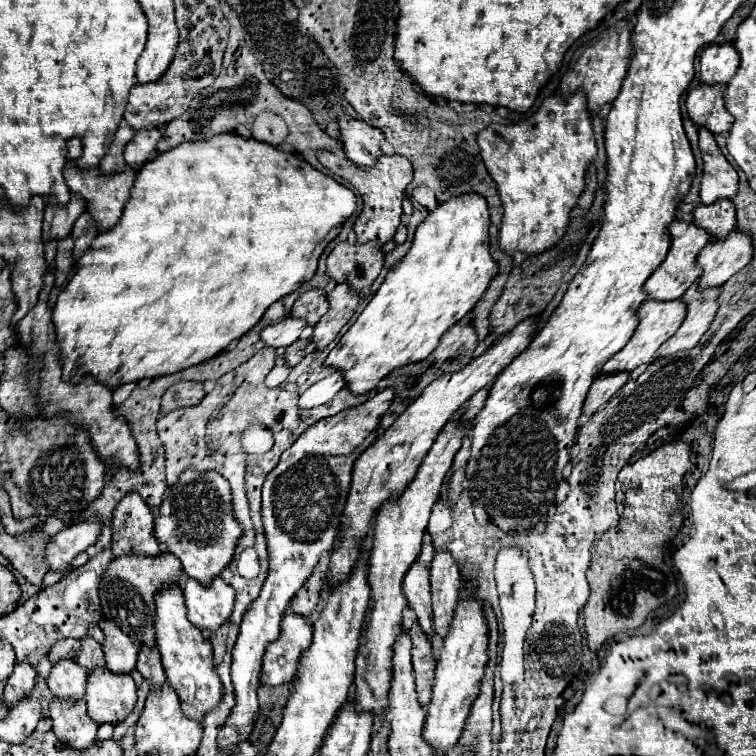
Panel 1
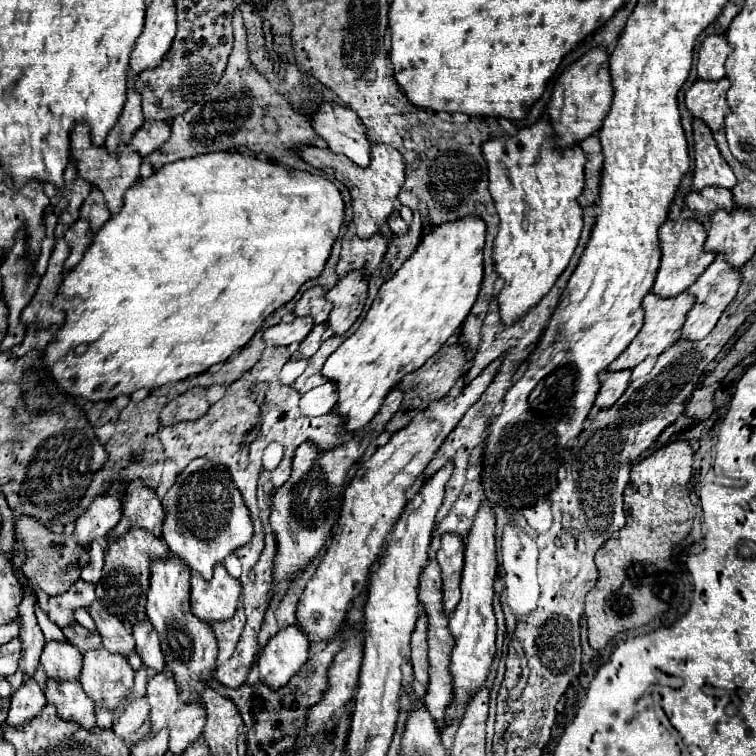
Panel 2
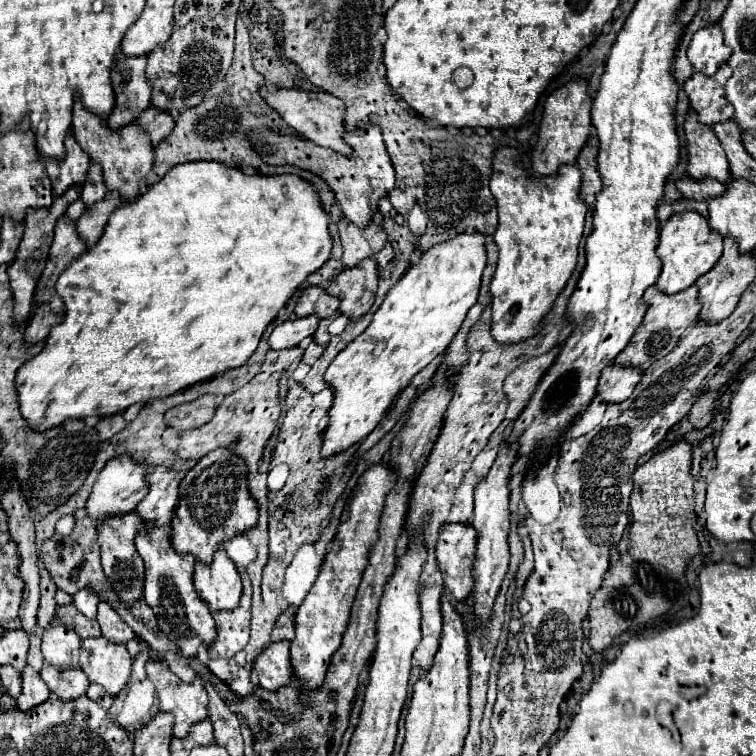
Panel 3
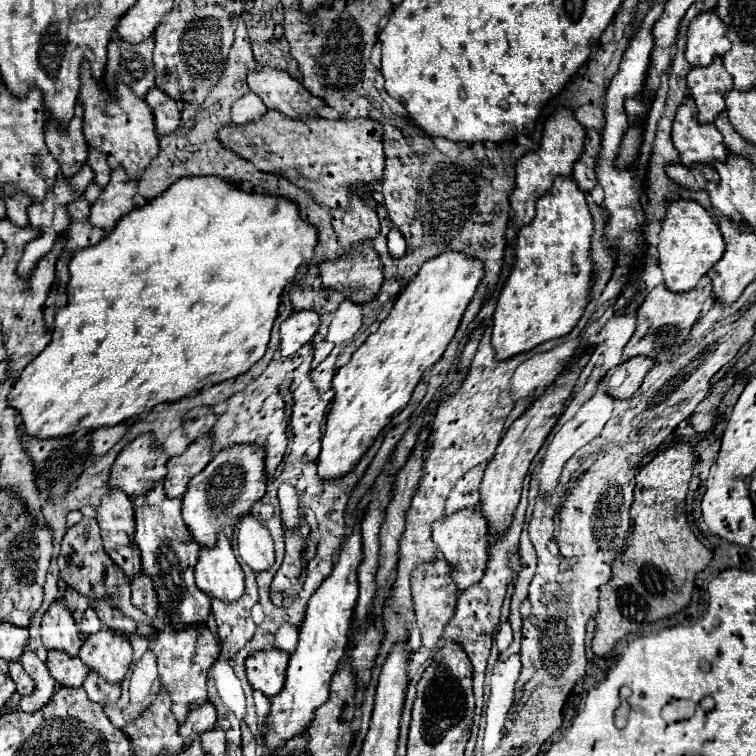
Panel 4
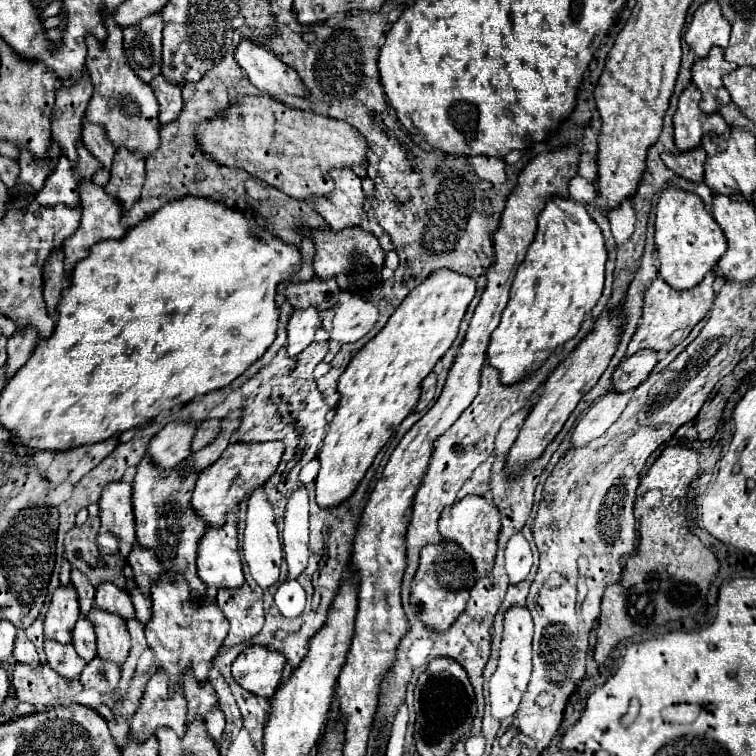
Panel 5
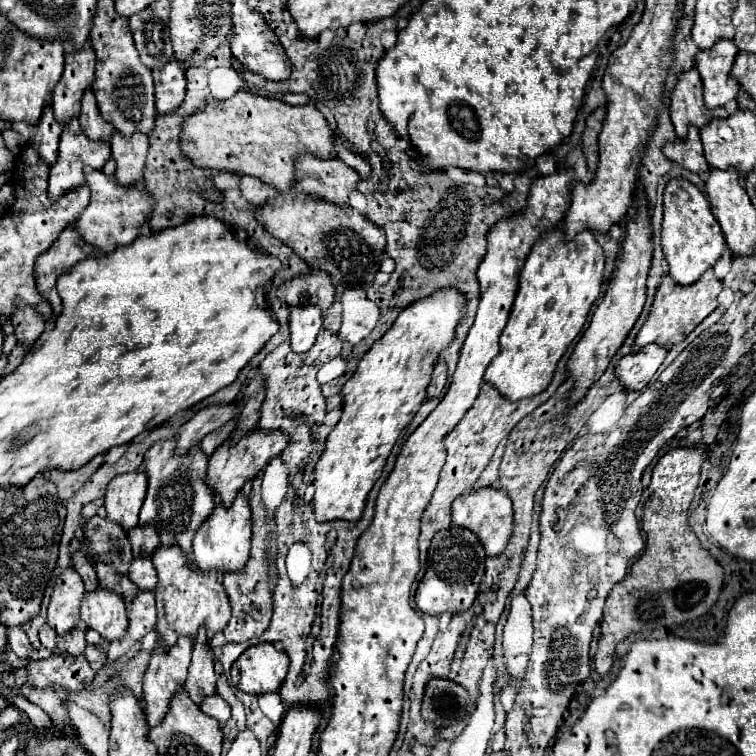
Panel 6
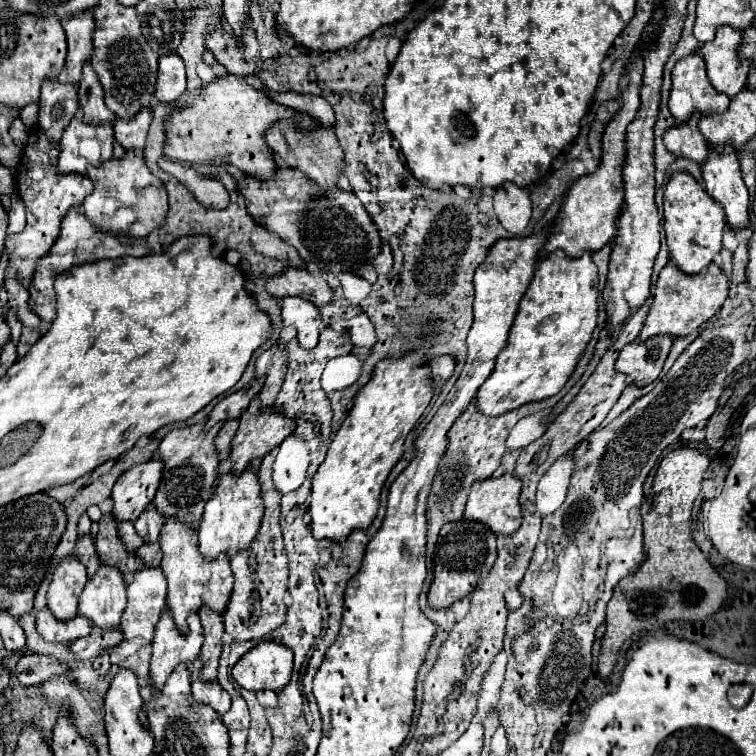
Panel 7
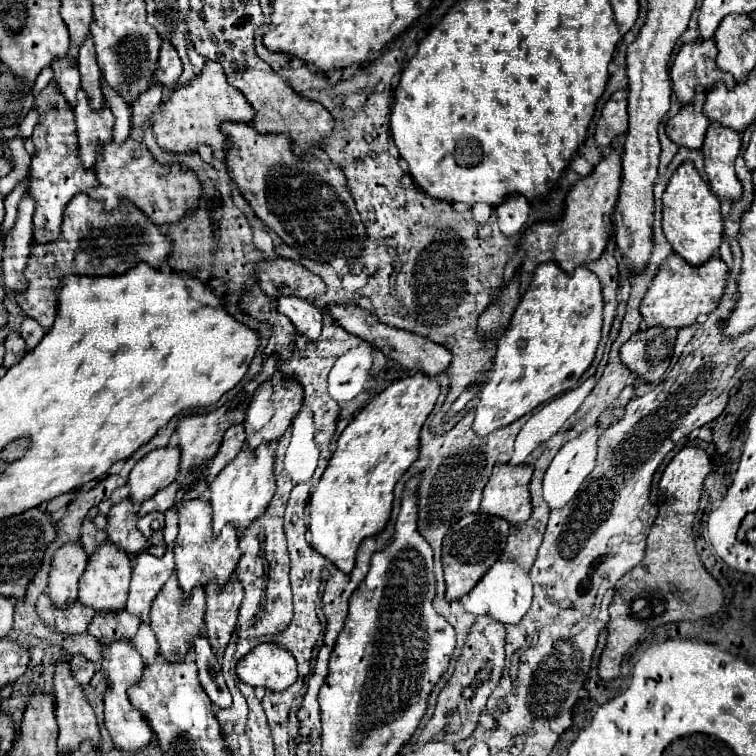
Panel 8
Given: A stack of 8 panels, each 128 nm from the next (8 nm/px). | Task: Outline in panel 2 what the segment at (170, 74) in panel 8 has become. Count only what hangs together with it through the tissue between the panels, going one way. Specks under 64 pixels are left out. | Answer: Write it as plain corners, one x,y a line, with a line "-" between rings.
146,120
132,136
130,148
136,148
142,156
154,152
160,144
170,138
170,124
166,120

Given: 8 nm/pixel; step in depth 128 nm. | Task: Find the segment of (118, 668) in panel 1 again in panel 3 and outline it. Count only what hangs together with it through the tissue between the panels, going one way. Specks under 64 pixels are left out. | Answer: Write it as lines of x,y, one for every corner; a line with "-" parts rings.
104,602
98,604
98,624
100,624
102,636
110,642
126,644
128,640
132,640
136,636
132,632
132,628
128,624
124,624
124,620
120,620
120,616
112,610
112,606
104,604

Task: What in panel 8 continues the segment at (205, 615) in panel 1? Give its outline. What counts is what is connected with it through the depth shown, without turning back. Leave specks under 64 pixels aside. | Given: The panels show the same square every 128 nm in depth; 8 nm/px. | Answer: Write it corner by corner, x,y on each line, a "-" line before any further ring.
262,444
256,450
240,450
238,456
224,466
224,470
210,484
210,502
214,508
212,528
218,534
226,524
244,530
252,520
266,512
274,492
276,492
276,474
274,474
276,450
272,444

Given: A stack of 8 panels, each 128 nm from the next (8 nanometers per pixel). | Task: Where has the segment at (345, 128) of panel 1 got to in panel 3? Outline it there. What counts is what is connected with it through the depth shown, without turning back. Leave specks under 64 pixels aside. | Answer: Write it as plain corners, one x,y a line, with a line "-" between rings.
260,86
260,96
266,100
266,104
270,108
274,108
284,122
294,128
298,134
306,136
308,140
312,140
318,146
324,148
332,148
332,150
340,150
342,154
348,154
348,146
344,144
344,102
340,98
332,98
326,92
304,92
304,90
296,90
296,88
268,88
268,86

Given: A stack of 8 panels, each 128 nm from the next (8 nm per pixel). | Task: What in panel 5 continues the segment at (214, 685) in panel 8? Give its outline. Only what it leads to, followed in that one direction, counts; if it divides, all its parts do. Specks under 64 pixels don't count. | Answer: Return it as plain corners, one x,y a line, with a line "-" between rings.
214,708
214,710
210,710
210,712
204,716
204,720
206,720
206,724
208,724
208,732
210,732
212,740
216,740
216,744
218,744
220,738
222,738
224,722
226,722
224,712
222,712
220,708

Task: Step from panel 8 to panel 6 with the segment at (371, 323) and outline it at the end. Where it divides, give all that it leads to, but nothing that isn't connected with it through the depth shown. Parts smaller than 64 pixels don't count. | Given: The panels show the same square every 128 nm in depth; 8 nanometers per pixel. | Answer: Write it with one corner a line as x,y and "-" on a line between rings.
438,360
436,366
434,366
434,374
432,374
432,382
428,386
428,398
436,398
442,394
444,390
444,384
446,384
446,378
448,378
448,366

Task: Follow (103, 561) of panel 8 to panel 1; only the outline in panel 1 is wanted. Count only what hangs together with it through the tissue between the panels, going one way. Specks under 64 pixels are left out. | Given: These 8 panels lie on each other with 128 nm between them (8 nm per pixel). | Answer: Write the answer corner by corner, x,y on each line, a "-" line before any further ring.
106,666
88,672
88,714
98,724
122,722
136,704
136,684
130,674
114,674

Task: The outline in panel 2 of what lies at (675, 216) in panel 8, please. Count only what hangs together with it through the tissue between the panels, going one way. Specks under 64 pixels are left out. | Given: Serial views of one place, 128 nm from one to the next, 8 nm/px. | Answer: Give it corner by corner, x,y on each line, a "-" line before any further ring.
690,218
690,220
678,220
678,222
666,220
660,226
658,236
660,236
658,240
660,240
662,260
660,260
660,270
658,270
658,276
656,276
652,292
658,294
658,296
664,296
664,298
670,298
670,296
676,296
676,294
688,290
692,286
692,282
712,264
714,254
704,250
706,230
694,218

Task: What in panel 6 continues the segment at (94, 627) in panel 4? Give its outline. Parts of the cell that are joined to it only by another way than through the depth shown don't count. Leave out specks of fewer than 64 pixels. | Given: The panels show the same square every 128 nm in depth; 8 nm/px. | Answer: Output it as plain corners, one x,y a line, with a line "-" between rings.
88,630
88,632
86,632
86,640
88,640
88,644
86,644
88,662
90,662
92,668
98,672
98,670
104,666
104,662
106,662
110,642
104,640
102,636
98,636
94,630

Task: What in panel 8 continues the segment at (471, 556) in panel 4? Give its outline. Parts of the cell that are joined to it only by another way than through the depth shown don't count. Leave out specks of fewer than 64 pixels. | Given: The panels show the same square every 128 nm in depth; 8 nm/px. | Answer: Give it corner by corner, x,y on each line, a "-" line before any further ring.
498,464
484,488
480,510
500,516
510,524
524,524
532,514
528,492
532,472
528,464

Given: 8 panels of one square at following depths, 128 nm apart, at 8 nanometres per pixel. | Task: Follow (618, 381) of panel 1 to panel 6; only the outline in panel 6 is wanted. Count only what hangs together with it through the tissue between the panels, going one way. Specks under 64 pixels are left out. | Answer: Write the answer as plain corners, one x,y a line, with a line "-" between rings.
648,344
640,352
626,354
614,368
616,376
628,390
644,390
660,364
664,362
668,348
660,344

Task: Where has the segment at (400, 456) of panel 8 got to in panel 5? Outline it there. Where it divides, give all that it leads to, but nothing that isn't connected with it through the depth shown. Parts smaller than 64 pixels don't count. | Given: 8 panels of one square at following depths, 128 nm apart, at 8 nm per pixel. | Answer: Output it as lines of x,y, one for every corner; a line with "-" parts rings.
448,270
434,272
432,276
428,276
424,284
414,288
404,298
404,302
396,308
396,312
390,316
386,326
352,358
352,362
348,364
348,368
338,380
340,402
336,406
336,416
330,422
328,434
318,454
320,474
316,478
316,504
320,504
320,508
340,506
356,492
366,470
372,466
376,454
384,448
384,444
390,440
390,436
402,424
402,420
414,410
420,396
422,380
432,372
434,364
444,356
444,352
456,340
460,320
464,318
466,308
474,298
474,294
476,294
476,282
470,276
460,276
458,272
448,272

